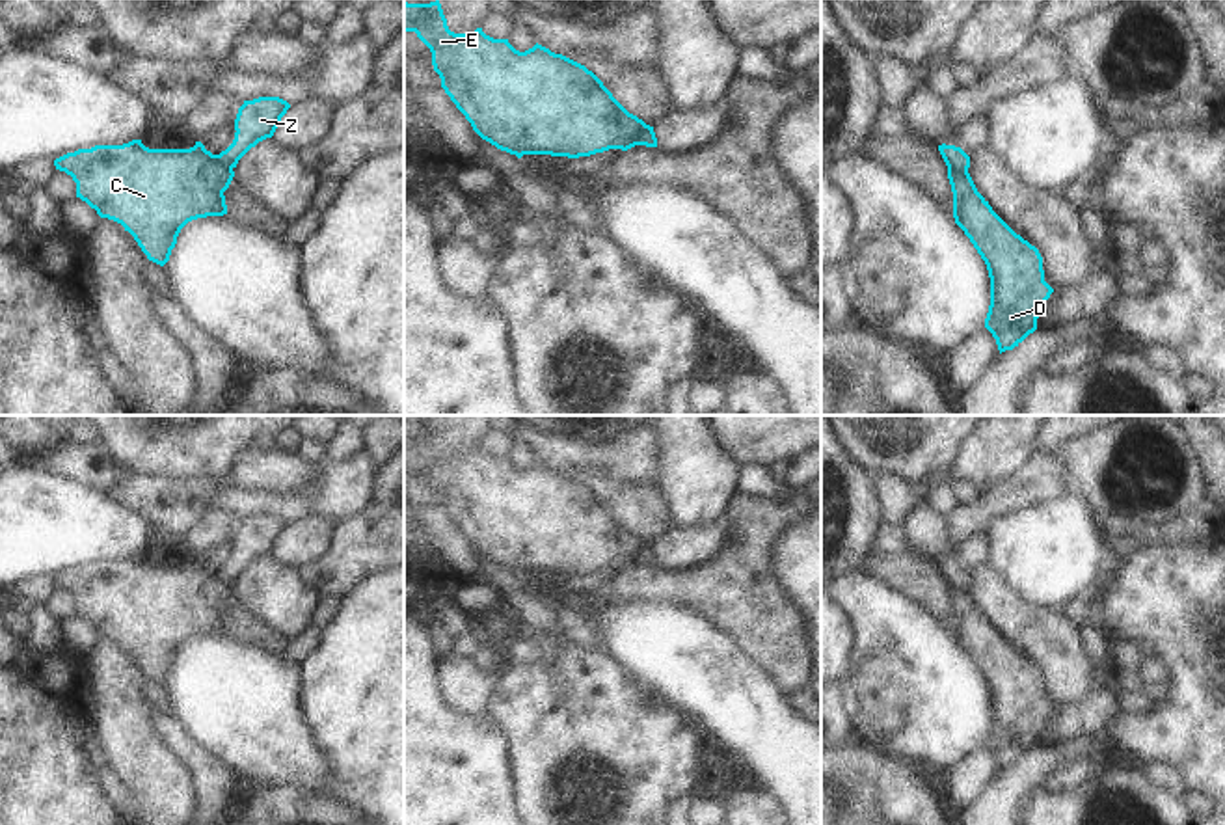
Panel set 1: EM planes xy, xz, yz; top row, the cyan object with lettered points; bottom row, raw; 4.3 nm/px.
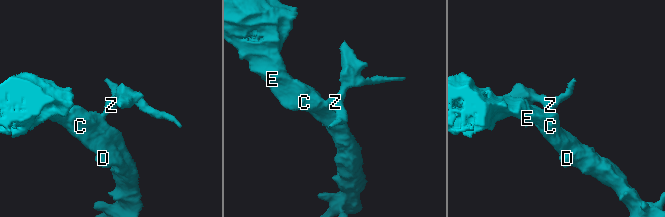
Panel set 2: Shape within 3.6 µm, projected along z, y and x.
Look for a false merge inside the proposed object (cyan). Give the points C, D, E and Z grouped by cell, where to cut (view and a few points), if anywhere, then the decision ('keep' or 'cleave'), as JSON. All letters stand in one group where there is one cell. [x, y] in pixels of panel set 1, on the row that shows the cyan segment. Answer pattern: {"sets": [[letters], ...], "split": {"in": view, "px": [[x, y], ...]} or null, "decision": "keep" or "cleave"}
{"sets": [["C", "D", "E"], ["Z"]], "split": {"in": "xz", "px": [[648, 125], [639, 144]]}, "decision": "cleave"}

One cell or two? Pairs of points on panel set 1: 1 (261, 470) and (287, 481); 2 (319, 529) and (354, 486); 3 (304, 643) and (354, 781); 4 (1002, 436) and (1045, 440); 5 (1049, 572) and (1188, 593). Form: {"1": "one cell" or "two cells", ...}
{"1": "one cell", "2": "two cells", "3": "two cells", "4": "two cells", "5": "two cells"}

